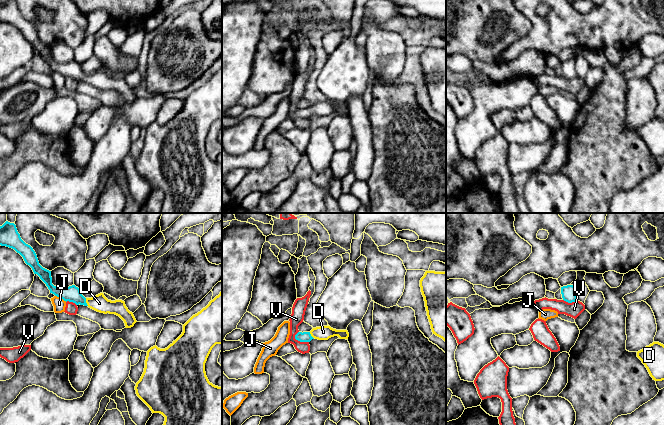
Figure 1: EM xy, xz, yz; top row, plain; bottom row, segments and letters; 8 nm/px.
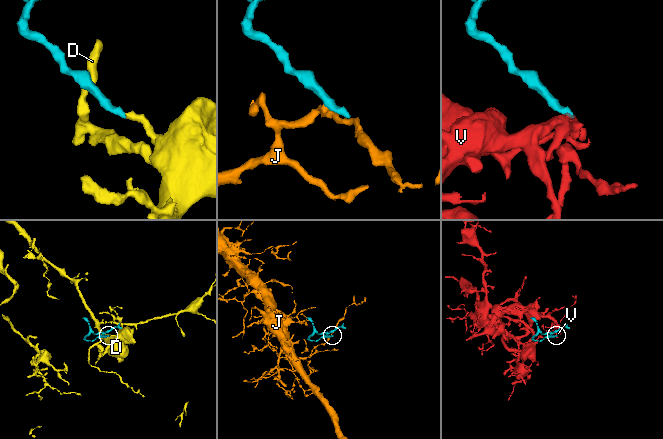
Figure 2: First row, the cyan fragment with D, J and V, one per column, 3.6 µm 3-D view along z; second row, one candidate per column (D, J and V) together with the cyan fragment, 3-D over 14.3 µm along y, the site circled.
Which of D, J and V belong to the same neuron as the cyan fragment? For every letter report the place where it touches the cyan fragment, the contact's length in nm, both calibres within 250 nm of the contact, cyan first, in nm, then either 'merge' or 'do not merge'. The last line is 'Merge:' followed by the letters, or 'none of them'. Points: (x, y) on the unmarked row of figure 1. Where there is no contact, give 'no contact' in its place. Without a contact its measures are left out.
D: meets cyan in xy at (85, 78); contact 70 nm long; 130 nm thick on the cyan side, 140 nm on the other; merge
J: meets cyan in xy at (61, 74); contact 110 nm long; 130 nm thick on the cyan side, 100 nm on the other; do not merge
V: meets cyan in xz at (300, 117); contact 130 nm long; 80 nm thick on the cyan side, 110 nm on the other; do not merge
Merge: D

